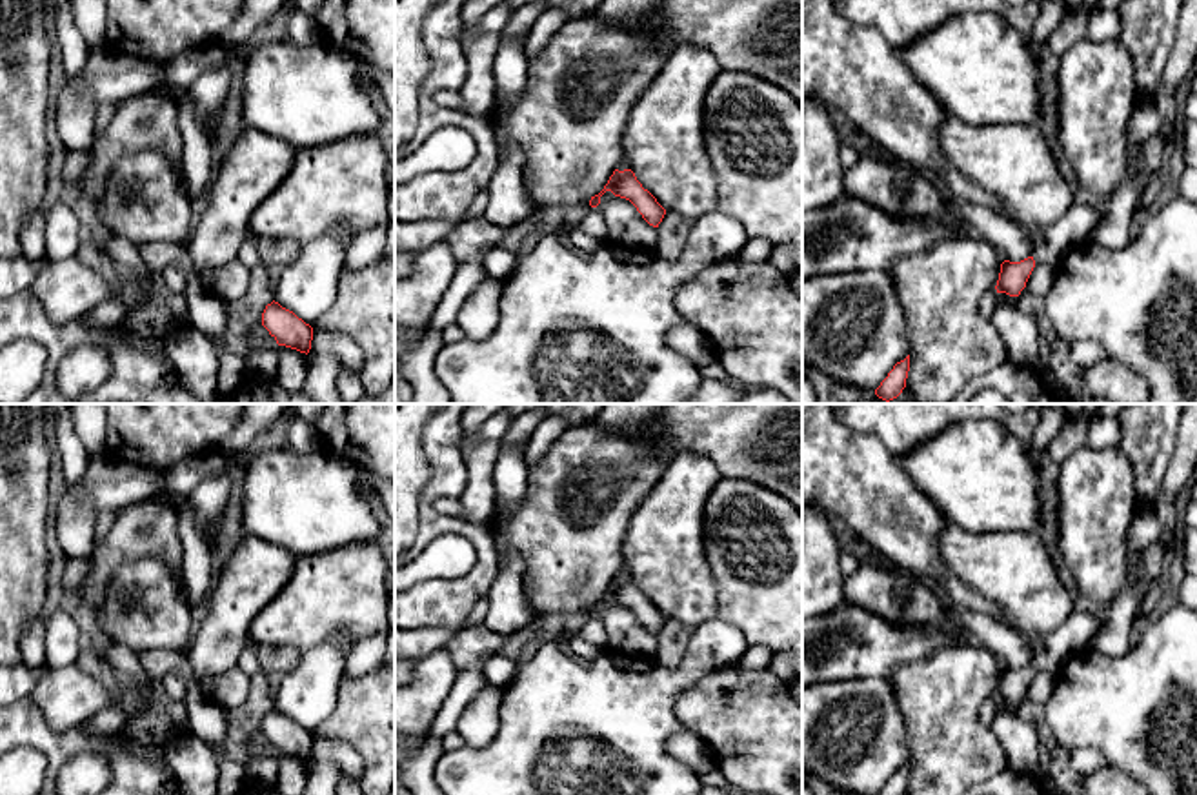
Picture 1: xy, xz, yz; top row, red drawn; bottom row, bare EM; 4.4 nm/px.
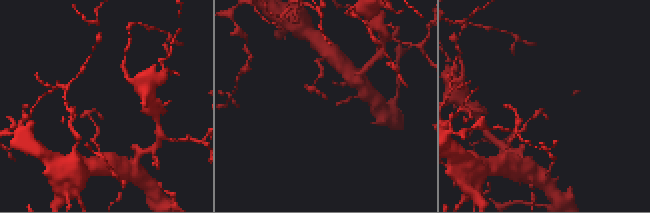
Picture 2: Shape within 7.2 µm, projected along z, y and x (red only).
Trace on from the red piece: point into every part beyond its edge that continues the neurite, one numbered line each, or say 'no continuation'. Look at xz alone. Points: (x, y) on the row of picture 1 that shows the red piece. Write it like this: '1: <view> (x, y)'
no continuation

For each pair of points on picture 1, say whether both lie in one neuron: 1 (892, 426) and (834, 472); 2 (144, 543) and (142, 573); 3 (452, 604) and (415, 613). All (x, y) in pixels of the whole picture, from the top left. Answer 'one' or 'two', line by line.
1: two
2: two
3: one

